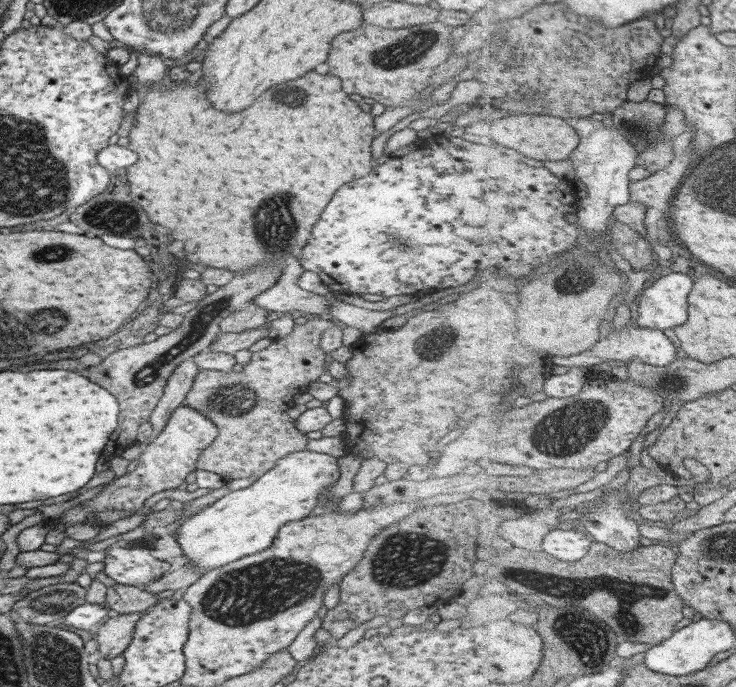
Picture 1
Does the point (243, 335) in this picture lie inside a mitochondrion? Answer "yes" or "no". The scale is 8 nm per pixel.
no

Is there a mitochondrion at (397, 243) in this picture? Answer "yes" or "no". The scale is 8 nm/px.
yes

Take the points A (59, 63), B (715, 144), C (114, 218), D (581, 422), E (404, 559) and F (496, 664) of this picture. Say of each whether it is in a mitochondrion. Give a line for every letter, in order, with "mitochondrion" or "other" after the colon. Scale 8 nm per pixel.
A: other
B: mitochondrion
C: mitochondrion
D: mitochondrion
E: mitochondrion
F: other

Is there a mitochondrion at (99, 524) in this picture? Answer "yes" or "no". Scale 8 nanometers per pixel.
no

